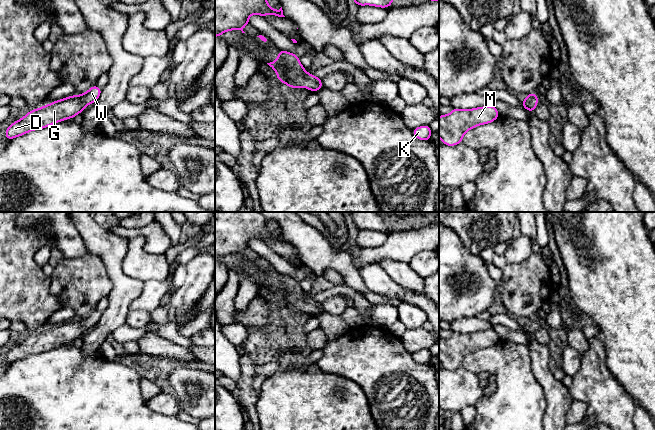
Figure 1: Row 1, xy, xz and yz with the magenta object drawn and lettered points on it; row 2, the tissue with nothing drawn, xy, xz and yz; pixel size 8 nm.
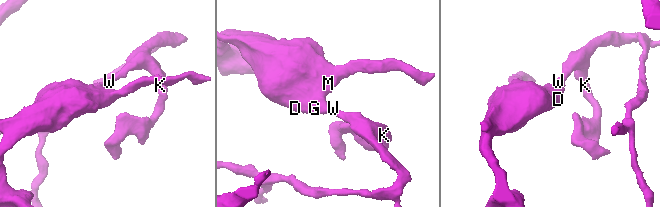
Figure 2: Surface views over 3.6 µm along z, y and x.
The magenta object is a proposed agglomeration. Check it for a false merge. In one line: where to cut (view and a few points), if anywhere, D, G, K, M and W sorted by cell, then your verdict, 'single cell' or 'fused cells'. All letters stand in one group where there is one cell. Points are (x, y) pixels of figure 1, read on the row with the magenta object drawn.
cut none; groups D G K M W; single cell

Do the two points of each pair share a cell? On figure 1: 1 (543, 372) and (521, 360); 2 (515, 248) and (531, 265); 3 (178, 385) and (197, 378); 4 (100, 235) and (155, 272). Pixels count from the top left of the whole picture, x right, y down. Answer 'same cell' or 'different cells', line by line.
1: different cells
2: different cells
3: same cell
4: different cells

